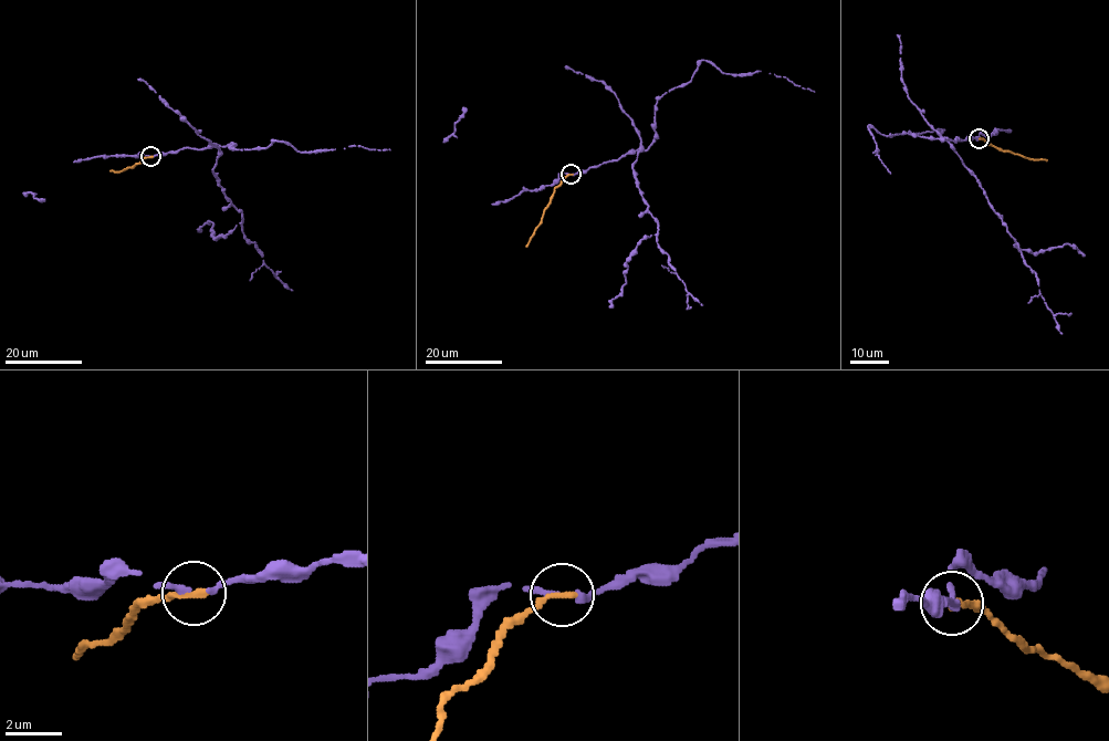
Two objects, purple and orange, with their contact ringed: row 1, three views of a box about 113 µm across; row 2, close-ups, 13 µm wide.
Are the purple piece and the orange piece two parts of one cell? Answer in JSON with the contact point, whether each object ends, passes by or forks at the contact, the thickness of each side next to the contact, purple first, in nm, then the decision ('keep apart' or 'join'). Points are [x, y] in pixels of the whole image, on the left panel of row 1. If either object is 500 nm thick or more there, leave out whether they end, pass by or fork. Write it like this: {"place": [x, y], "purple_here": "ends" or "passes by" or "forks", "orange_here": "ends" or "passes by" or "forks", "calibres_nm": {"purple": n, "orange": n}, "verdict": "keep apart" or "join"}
{"place": [150, 156], "purple_here": "ends", "orange_here": "ends", "calibres_nm": {"purple": 280, "orange": 240}, "verdict": "keep apart"}

